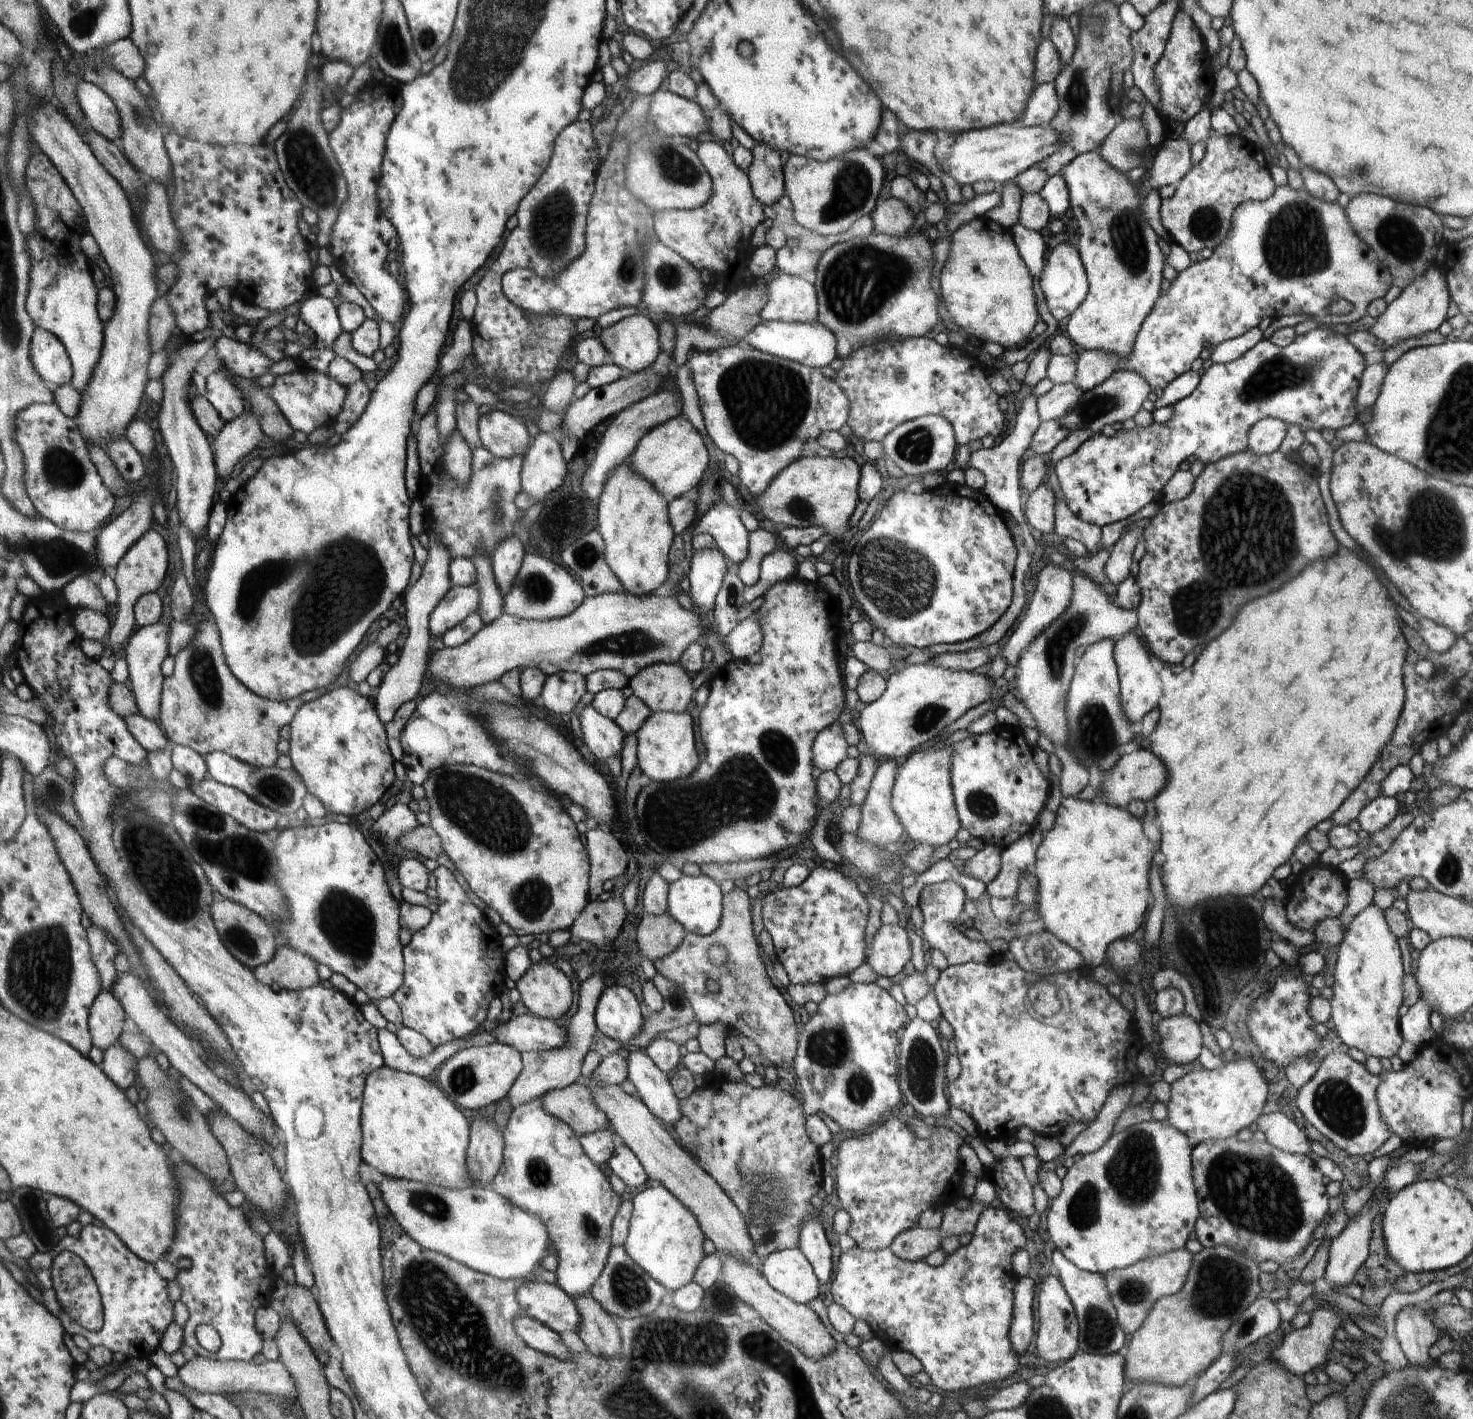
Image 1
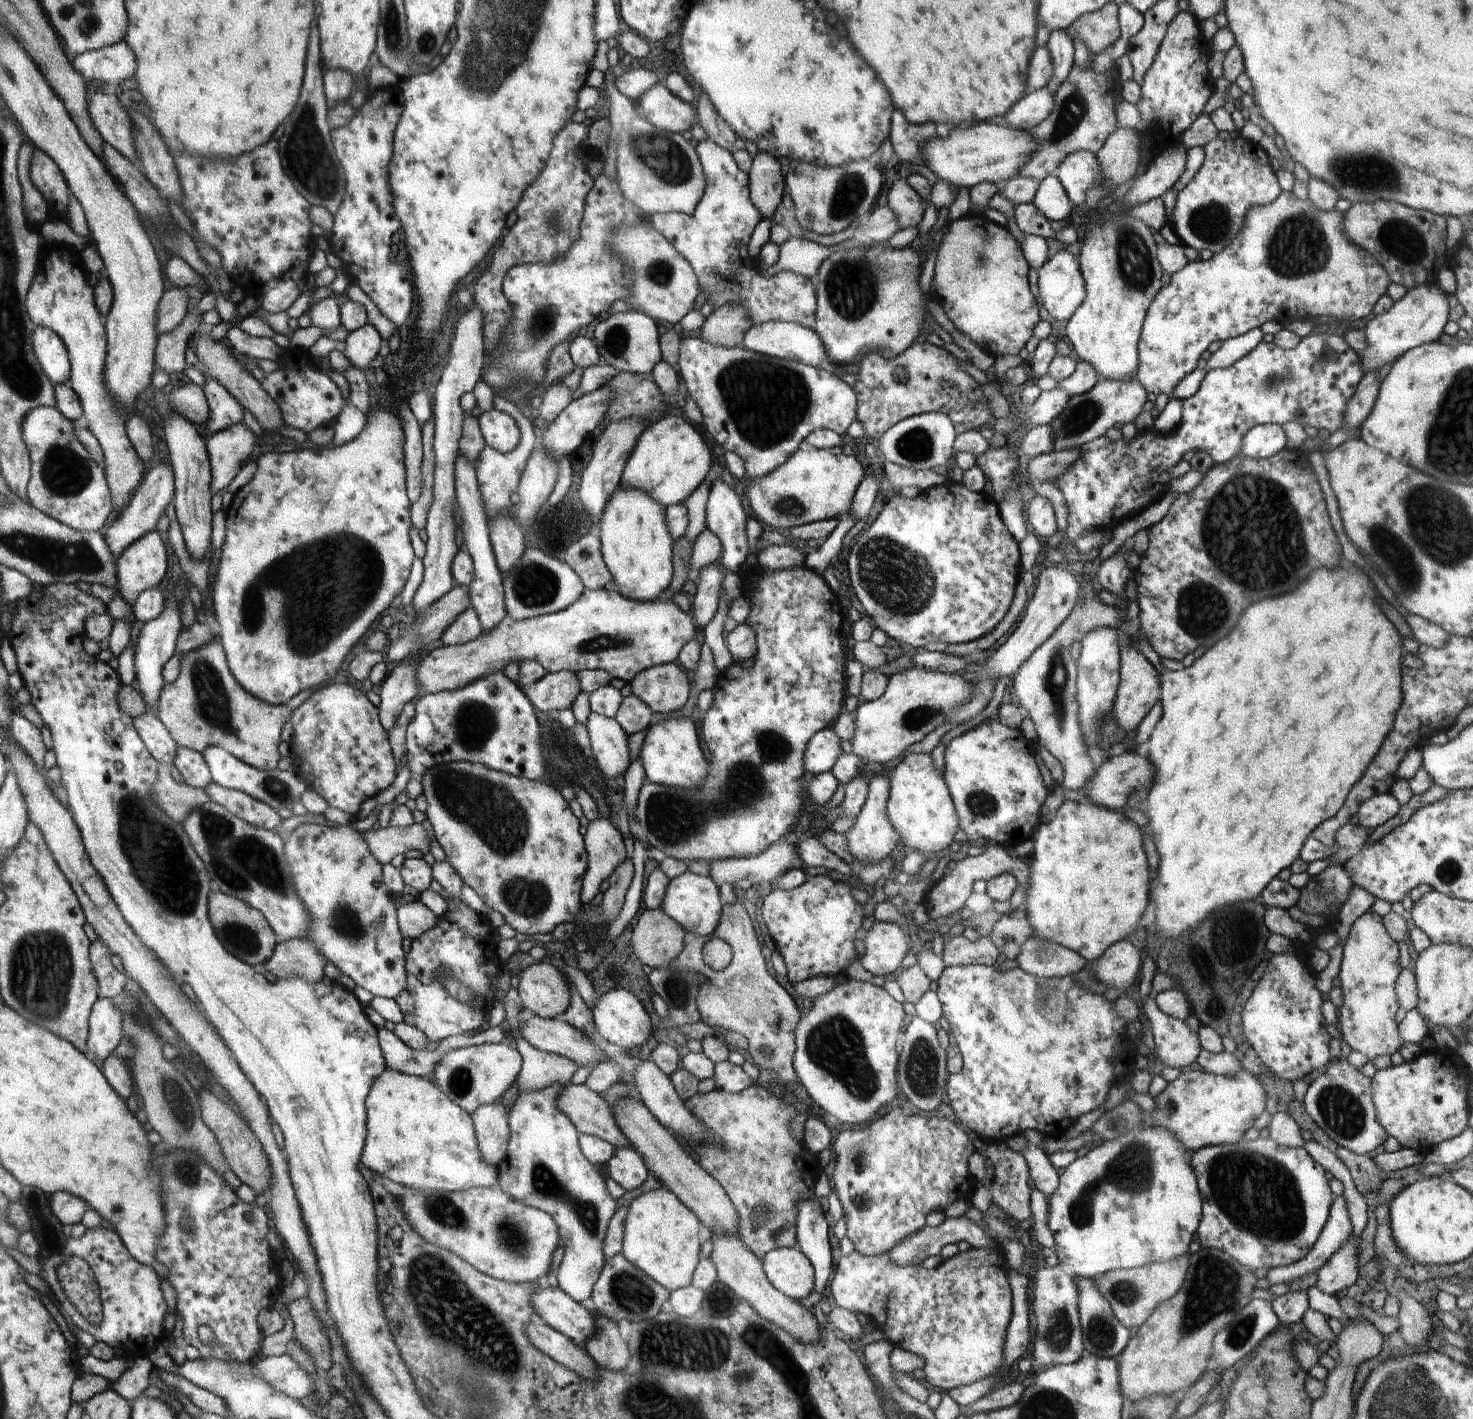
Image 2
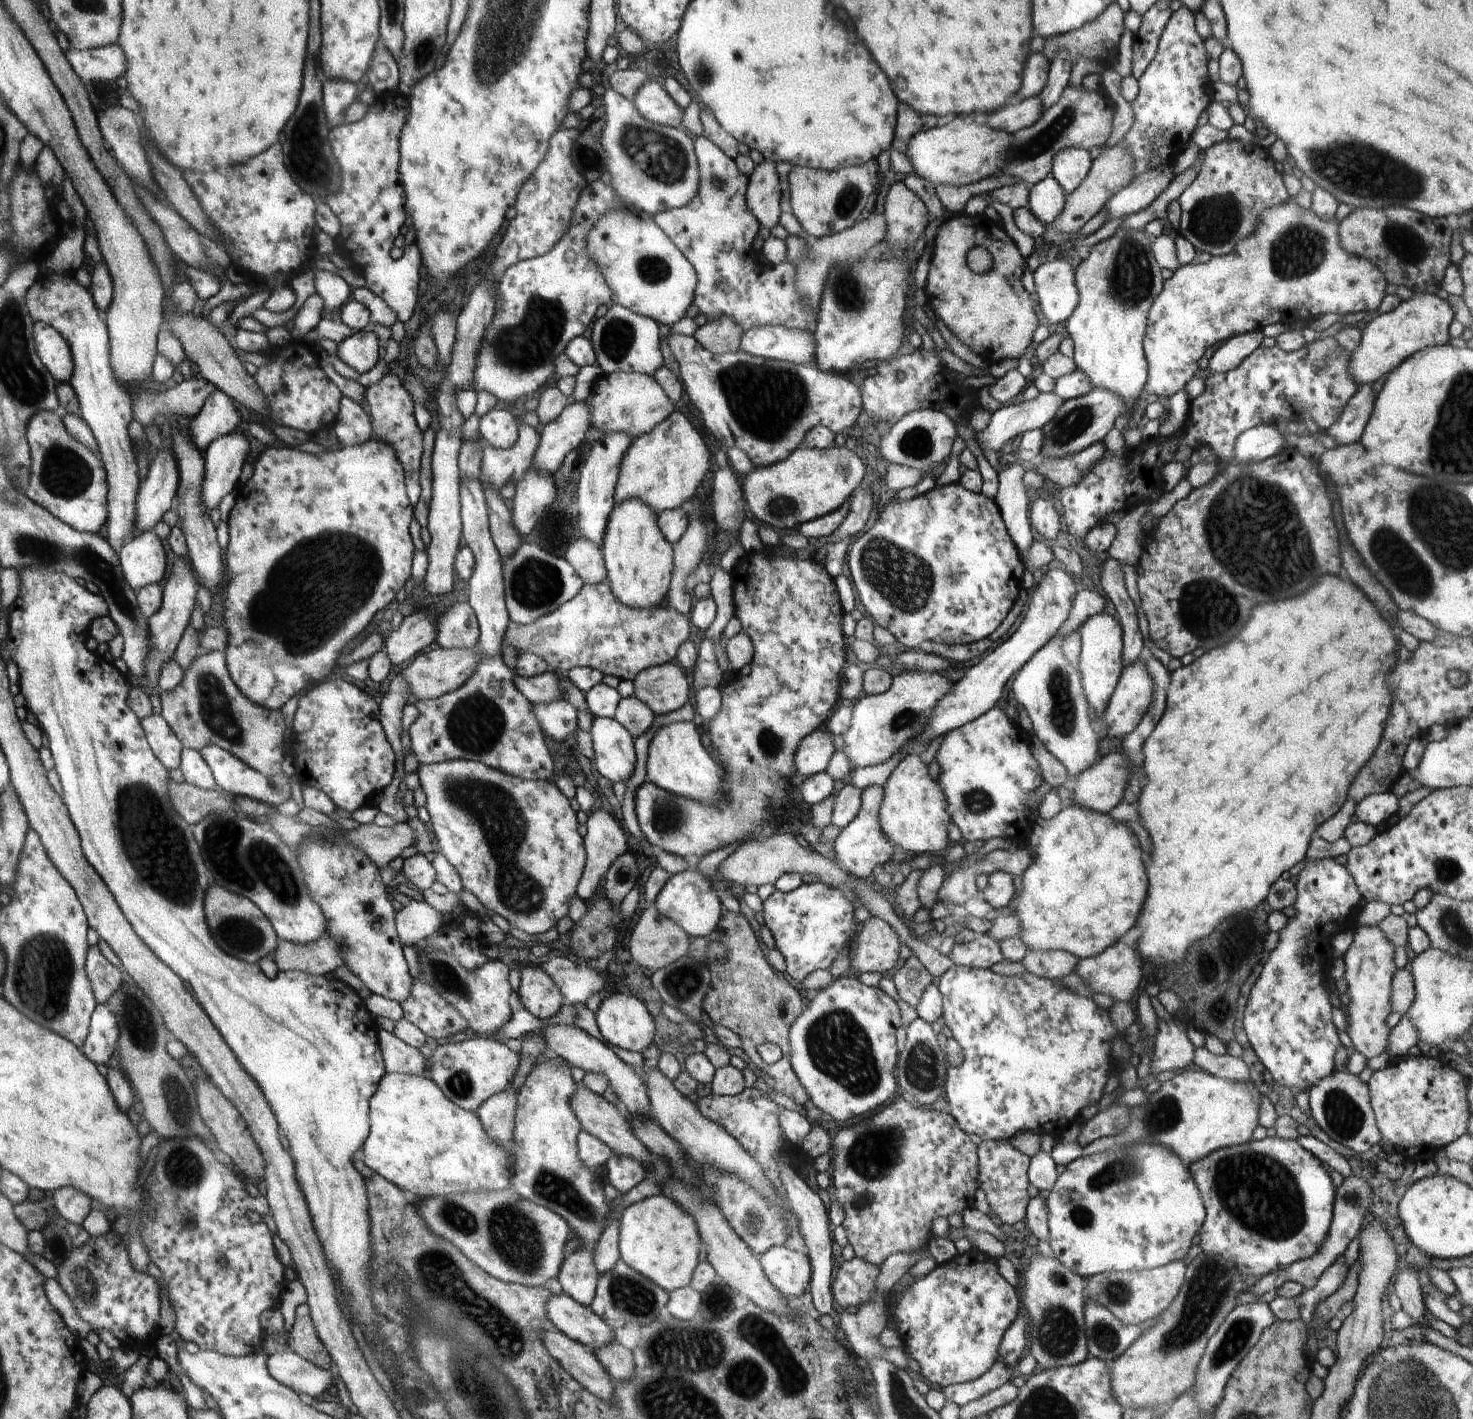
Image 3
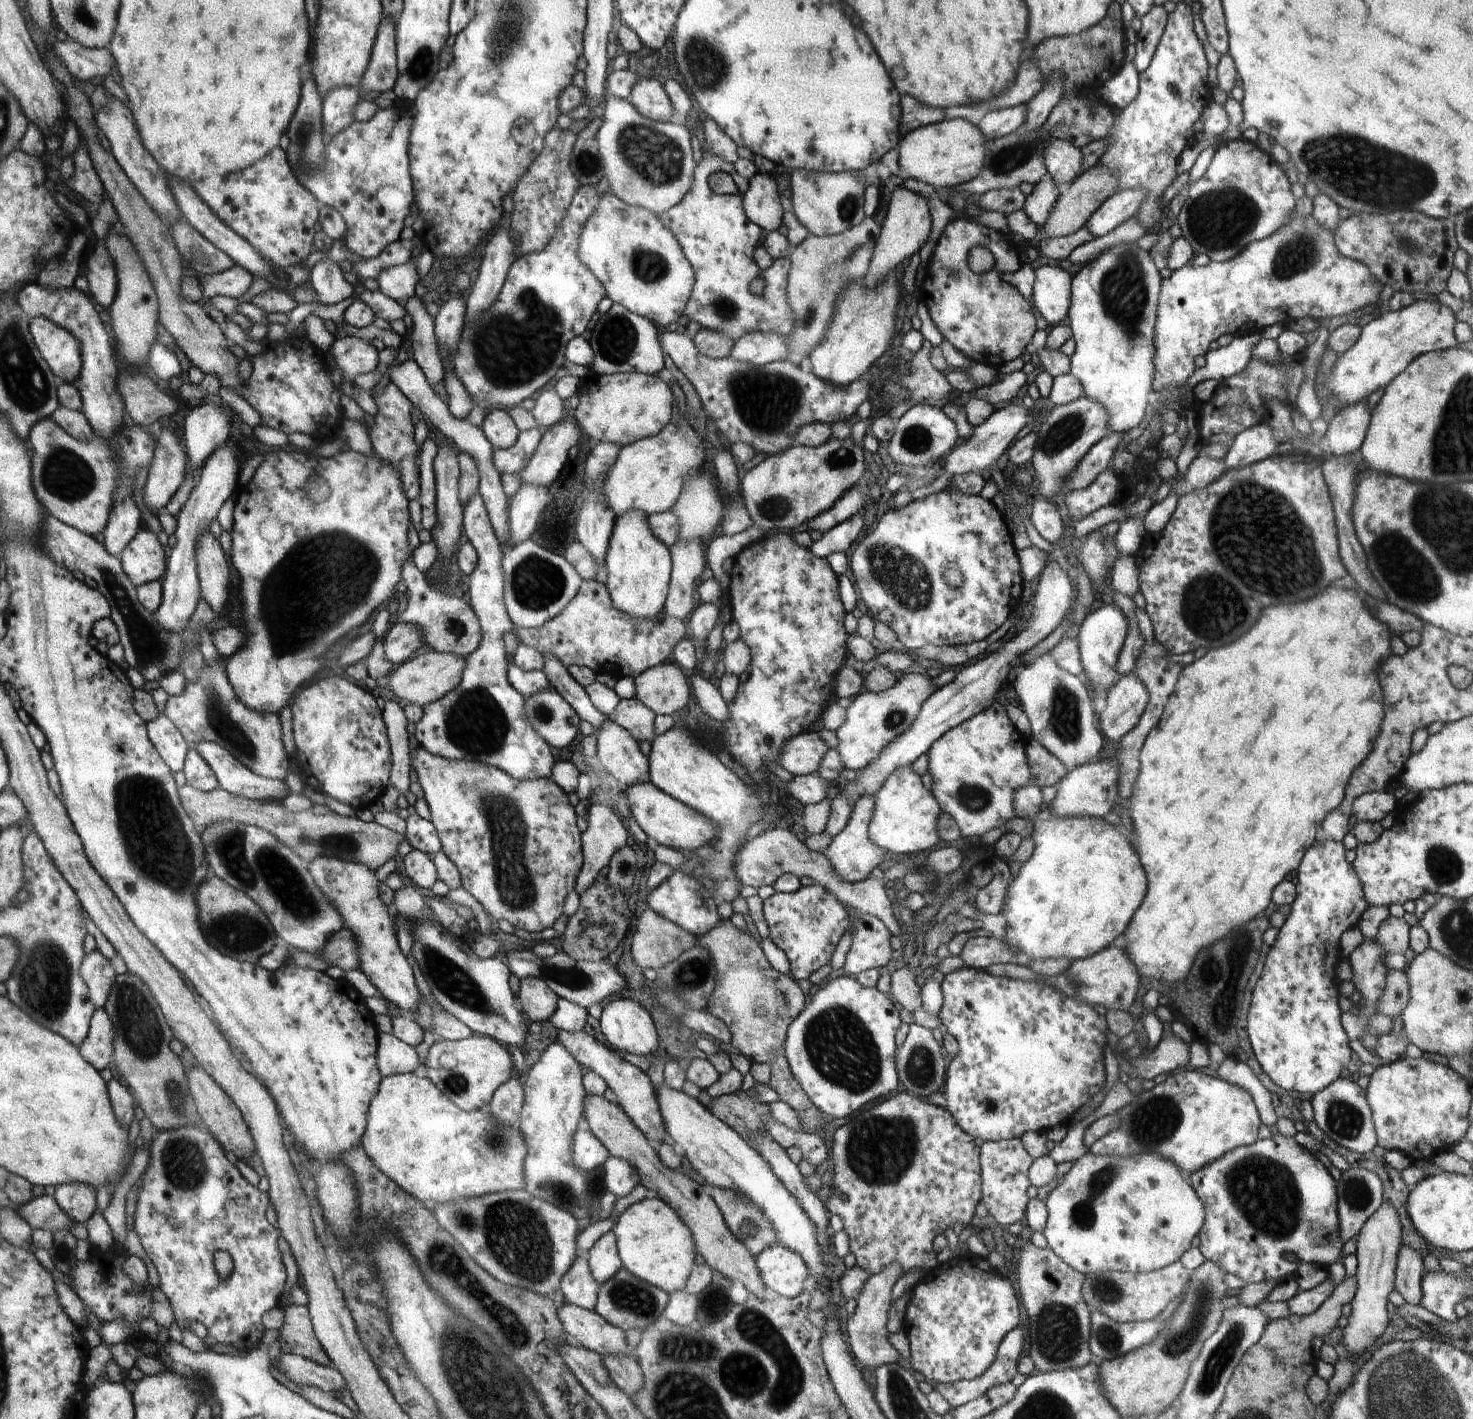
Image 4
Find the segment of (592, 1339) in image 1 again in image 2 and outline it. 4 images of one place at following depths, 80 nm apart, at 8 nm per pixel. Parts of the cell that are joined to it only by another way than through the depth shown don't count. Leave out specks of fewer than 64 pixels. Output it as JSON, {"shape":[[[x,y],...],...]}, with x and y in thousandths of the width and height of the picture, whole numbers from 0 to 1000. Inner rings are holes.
{"shape":[[[405,928],[406,939],[396,950],[409,965],[421,967],[428,958],[426,946],[422,944],[419,933],[415,930]]]}

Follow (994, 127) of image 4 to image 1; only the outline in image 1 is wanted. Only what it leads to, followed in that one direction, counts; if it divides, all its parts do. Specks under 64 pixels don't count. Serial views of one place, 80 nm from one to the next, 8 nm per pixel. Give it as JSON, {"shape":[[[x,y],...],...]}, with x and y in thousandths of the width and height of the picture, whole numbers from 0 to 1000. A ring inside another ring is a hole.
{"shape":[[[706,58],[701,64],[695,82],[691,87],[697,89],[711,89],[719,77],[716,58]]]}

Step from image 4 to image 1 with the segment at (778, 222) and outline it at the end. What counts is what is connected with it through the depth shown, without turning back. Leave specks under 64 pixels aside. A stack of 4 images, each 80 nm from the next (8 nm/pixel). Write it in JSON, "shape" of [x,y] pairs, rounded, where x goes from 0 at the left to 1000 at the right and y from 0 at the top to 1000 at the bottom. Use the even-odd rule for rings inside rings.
{"shape":[[[513,101],[510,108],[511,113],[506,121],[511,128],[512,138],[517,145],[523,145],[532,137],[530,109],[519,101]]]}

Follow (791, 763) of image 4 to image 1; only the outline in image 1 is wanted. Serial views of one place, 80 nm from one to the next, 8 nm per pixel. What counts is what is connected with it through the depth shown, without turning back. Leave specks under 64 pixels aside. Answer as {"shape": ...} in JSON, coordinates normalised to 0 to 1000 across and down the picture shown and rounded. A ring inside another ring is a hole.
{"shape":[[[570,510],[564,510],[554,519],[552,524],[553,538],[557,543],[566,543],[575,533],[576,524]]]}

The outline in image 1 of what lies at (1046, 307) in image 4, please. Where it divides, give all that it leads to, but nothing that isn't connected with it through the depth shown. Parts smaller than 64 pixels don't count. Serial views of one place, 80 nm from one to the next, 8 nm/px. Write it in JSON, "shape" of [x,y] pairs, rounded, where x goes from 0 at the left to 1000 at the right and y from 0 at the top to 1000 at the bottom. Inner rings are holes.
{"shape":[[[724,167],[722,171],[719,171],[714,175],[712,184],[708,189],[706,198],[712,218],[718,227],[725,224],[725,221],[727,222],[733,216],[739,207],[739,199],[730,168]]]}

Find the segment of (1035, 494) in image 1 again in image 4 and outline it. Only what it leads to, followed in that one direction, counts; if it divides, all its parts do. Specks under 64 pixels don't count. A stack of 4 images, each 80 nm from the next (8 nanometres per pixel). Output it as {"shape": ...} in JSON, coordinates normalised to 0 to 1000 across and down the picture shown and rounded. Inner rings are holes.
{"shape":[[[704,352],[701,355],[699,368],[705,376],[715,384],[720,380],[721,376],[723,376],[721,365],[713,352]]]}

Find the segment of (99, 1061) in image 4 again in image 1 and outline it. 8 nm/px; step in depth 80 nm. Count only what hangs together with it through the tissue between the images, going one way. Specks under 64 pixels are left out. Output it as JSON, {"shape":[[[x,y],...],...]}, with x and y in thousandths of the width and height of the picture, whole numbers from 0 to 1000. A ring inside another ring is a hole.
{"shape":[[[69,698],[60,712],[60,725],[63,737],[71,740],[83,728],[84,711],[75,698]]]}

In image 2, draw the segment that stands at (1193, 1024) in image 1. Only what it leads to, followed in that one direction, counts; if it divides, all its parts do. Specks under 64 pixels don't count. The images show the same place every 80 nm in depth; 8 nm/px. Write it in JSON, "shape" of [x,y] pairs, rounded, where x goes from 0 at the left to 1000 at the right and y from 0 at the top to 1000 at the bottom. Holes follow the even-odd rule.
{"shape":[[[781,702],[775,703],[774,710],[782,722],[785,743],[790,751],[801,753],[813,748],[814,729],[809,727],[805,720],[790,715]]]}

